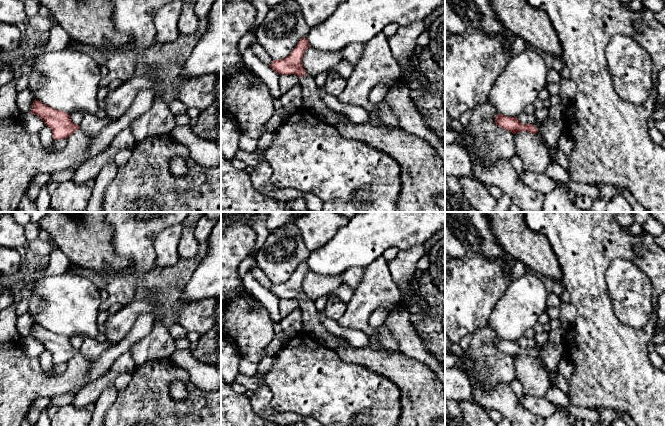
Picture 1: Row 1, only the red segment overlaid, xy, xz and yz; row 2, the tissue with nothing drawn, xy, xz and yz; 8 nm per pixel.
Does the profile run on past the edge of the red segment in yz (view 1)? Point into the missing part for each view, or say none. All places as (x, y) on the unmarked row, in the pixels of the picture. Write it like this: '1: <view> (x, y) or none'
1: none

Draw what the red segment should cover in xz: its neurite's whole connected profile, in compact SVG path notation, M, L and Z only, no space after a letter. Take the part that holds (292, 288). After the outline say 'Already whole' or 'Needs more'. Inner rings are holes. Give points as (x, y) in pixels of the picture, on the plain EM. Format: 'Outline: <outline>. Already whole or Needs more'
Outline: M307 261L302 262L288 281L281 284L273 284L270 292L279 299L298 299L300 301L299 308L302 312L302 333L314 338L322 347L336 351L342 342L348 342L341 336L331 334L324 327L314 301L309 300L303 292L302 282L309 271L310 268Z. Needs more

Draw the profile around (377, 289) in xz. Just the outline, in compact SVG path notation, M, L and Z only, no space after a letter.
M381 256L364 267L363 278L337 322L341 327L359 330L368 336L377 335L386 349L399 351L390 330L371 327L369 317L375 309L392 310L399 307L401 301L401 292L391 276L388 262Z

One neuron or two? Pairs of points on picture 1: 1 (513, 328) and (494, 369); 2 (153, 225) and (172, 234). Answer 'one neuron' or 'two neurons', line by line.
1: two neurons
2: two neurons

